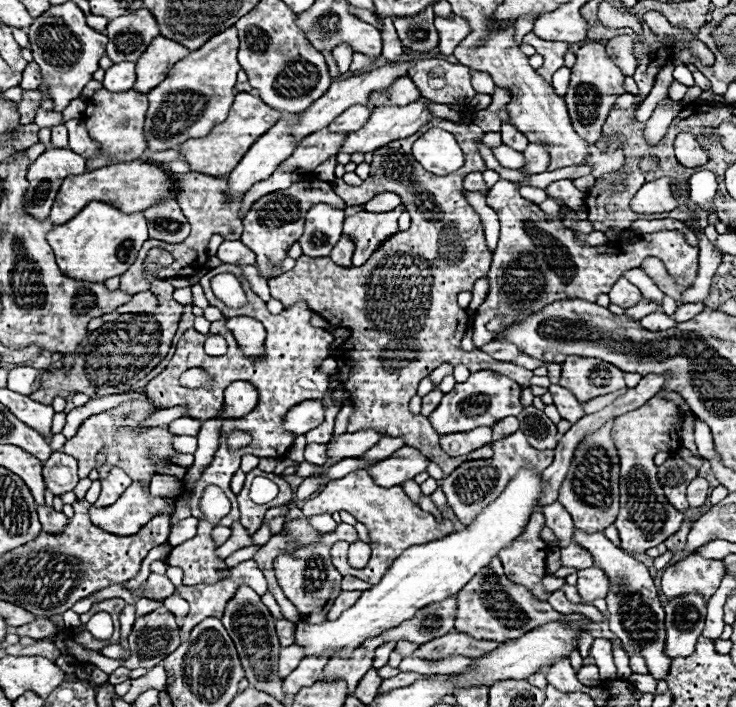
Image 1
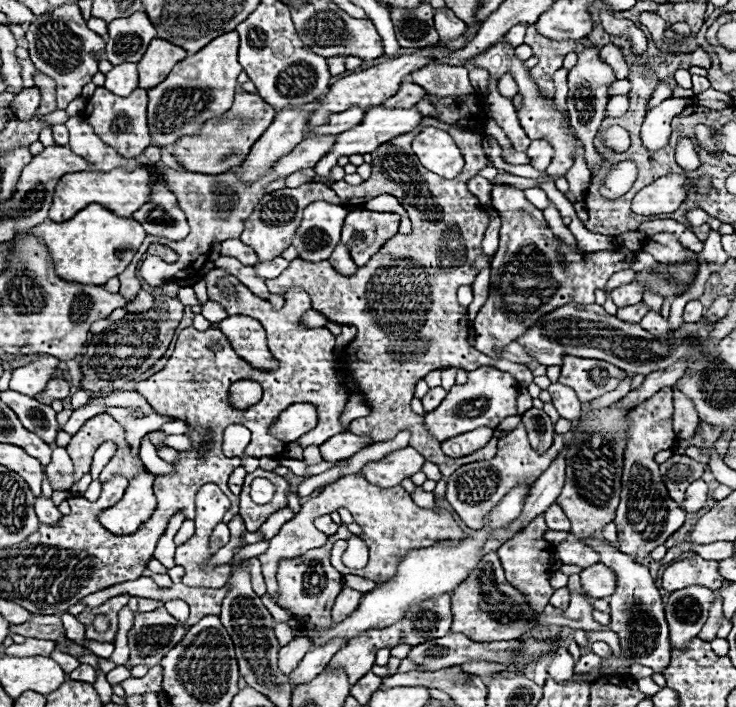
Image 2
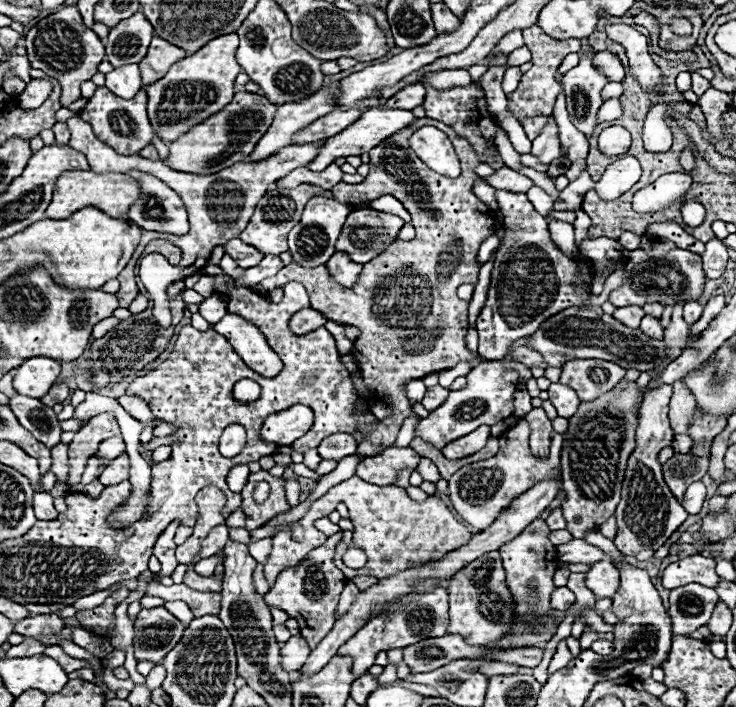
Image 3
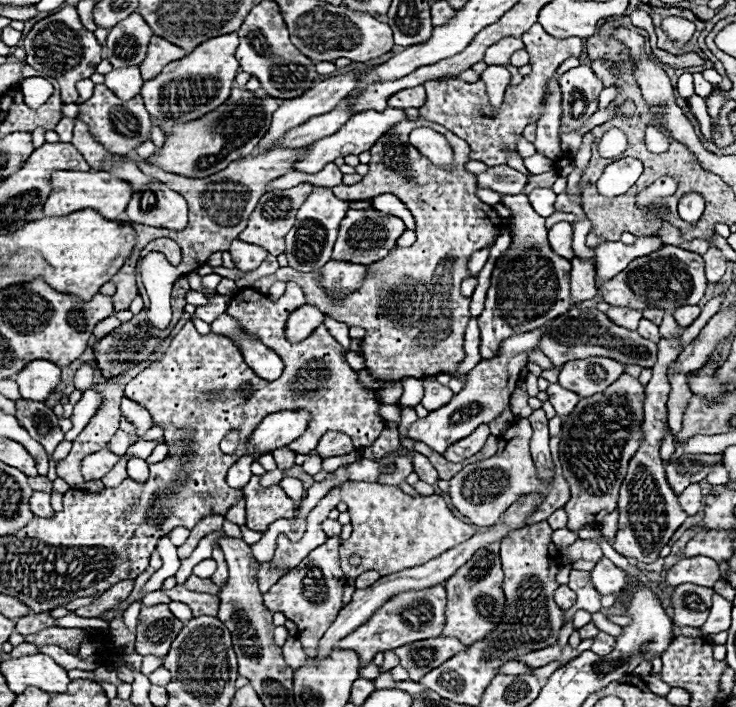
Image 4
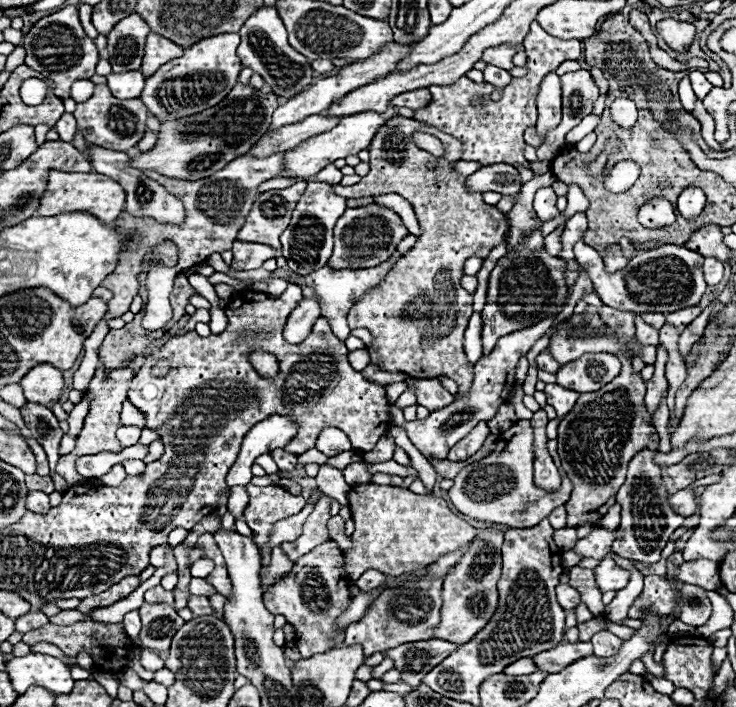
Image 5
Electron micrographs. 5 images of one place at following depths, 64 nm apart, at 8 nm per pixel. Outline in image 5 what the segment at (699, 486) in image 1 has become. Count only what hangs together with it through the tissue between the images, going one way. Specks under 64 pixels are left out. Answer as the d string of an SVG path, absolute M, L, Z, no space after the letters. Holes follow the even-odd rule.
M678 490L676 494L668 496L668 502L672 510L680 516L692 516L696 512L696 500L694 500L692 490Z

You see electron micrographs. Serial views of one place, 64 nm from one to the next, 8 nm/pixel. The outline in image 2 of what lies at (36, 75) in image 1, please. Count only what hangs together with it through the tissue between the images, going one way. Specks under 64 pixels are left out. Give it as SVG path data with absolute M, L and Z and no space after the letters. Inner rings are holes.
M18 60L20 62L20 66L22 67L21 76L24 81L24 86L26 88L30 88L30 86L34 86L34 72L36 72L36 68L34 68L34 64L30 62L30 60Z

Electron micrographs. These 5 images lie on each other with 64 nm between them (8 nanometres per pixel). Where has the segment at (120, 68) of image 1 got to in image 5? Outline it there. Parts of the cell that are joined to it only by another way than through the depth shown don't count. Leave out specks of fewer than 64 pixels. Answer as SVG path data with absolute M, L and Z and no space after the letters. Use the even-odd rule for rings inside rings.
M132 70L132 72L124 72L124 74L110 74L108 86L116 98L132 100L132 98L140 98L140 94L144 90L144 80L146 78L142 72Z

